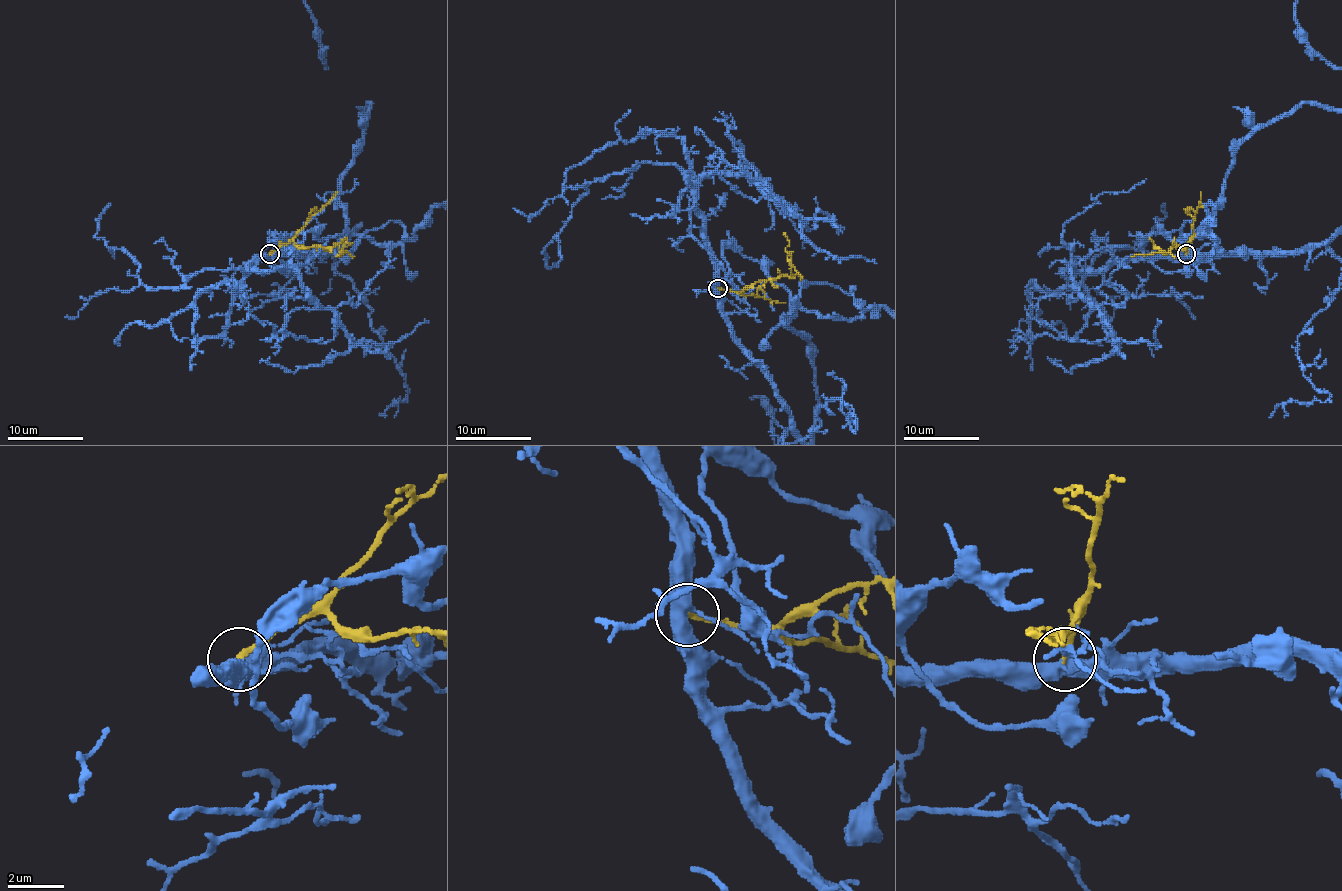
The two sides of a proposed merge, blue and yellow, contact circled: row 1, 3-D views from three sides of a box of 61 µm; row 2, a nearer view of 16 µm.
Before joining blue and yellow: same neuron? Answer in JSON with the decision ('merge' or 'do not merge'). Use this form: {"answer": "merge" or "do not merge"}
{"answer": "merge"}

